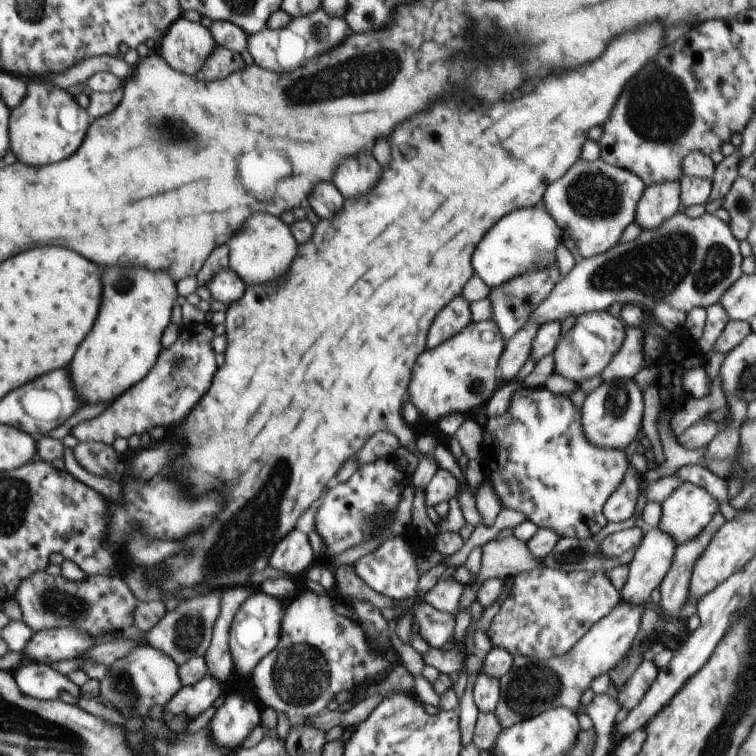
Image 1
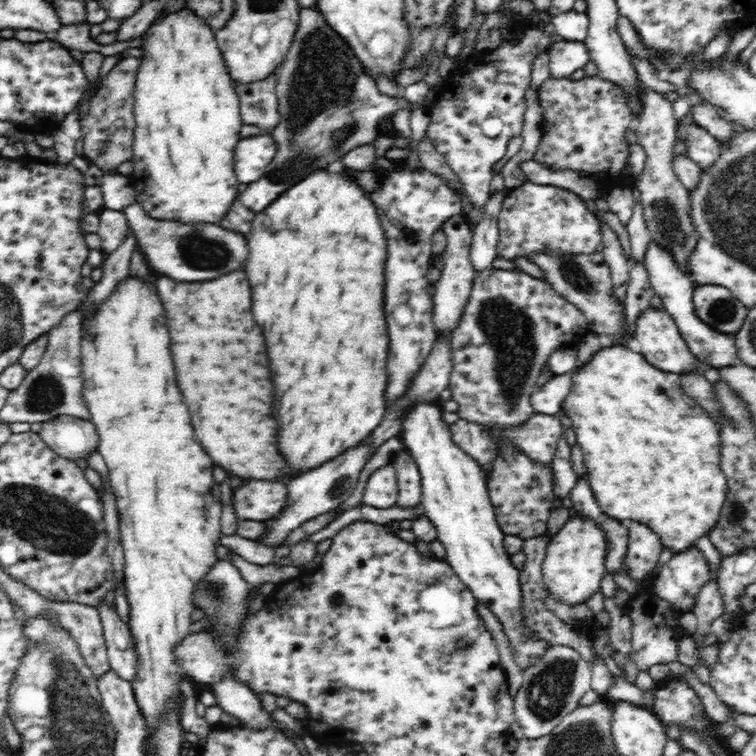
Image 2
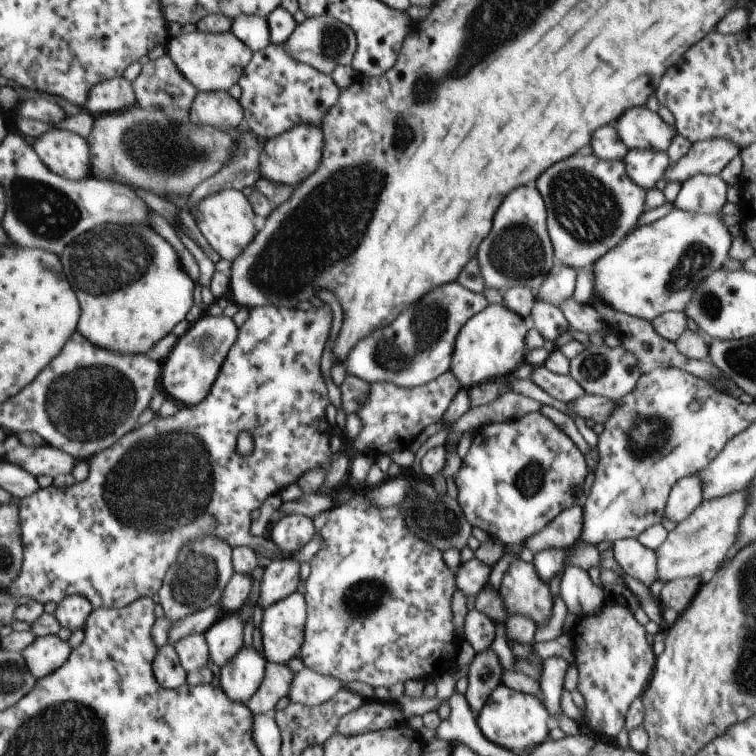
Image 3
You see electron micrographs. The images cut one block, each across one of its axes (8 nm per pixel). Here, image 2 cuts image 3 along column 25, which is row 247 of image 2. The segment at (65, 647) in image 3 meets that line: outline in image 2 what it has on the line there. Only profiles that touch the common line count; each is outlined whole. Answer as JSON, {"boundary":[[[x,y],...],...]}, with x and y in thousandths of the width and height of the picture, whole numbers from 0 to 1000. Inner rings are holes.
{"boundary":[[[860,317],[851,351],[857,358],[860,377],[868,385],[868,389],[873,392],[873,396],[876,396],[877,411],[890,418],[890,423],[896,429],[897,437],[901,438],[902,446],[907,447],[911,463],[922,471],[929,483],[947,489],[960,487],[960,484],[976,483],[979,479],[972,447],[968,443],[952,440],[942,435],[921,417],[918,399],[915,398],[921,377],[915,373],[911,364],[901,357],[893,343],[889,341],[889,337],[869,320]]]}

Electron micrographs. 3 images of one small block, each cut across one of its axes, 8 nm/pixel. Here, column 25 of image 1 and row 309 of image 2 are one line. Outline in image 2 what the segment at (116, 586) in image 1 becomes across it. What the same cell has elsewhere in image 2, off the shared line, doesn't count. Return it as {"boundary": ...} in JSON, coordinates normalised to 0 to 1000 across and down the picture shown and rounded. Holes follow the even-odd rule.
{"boundary":[[[790,331],[779,337],[751,335],[704,335],[698,341],[704,349],[709,349],[721,365],[721,373],[730,378],[731,384],[738,386],[754,401],[765,405],[766,410],[774,415],[774,421],[784,429],[786,438],[791,438],[802,454],[813,452],[808,447],[820,450],[820,431],[825,426],[825,405],[815,399],[811,394],[811,374],[807,368],[807,356],[795,331]]]}

